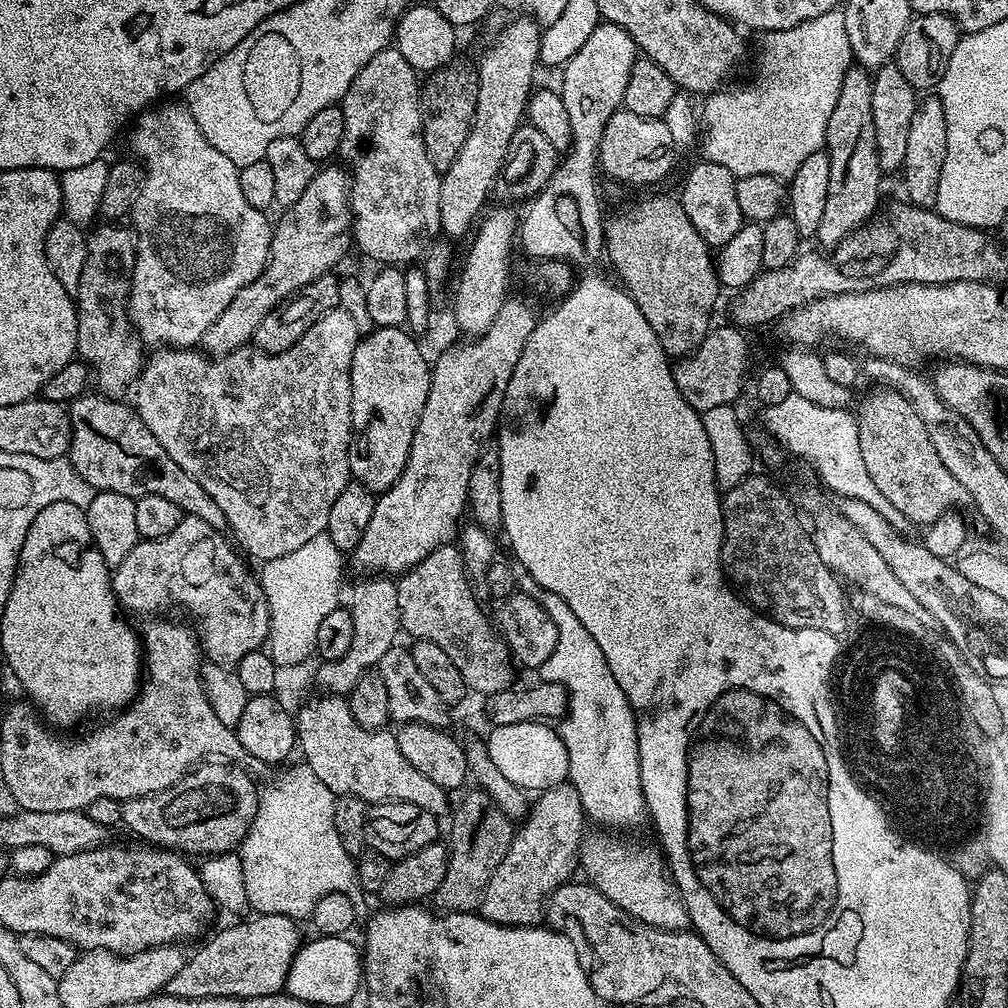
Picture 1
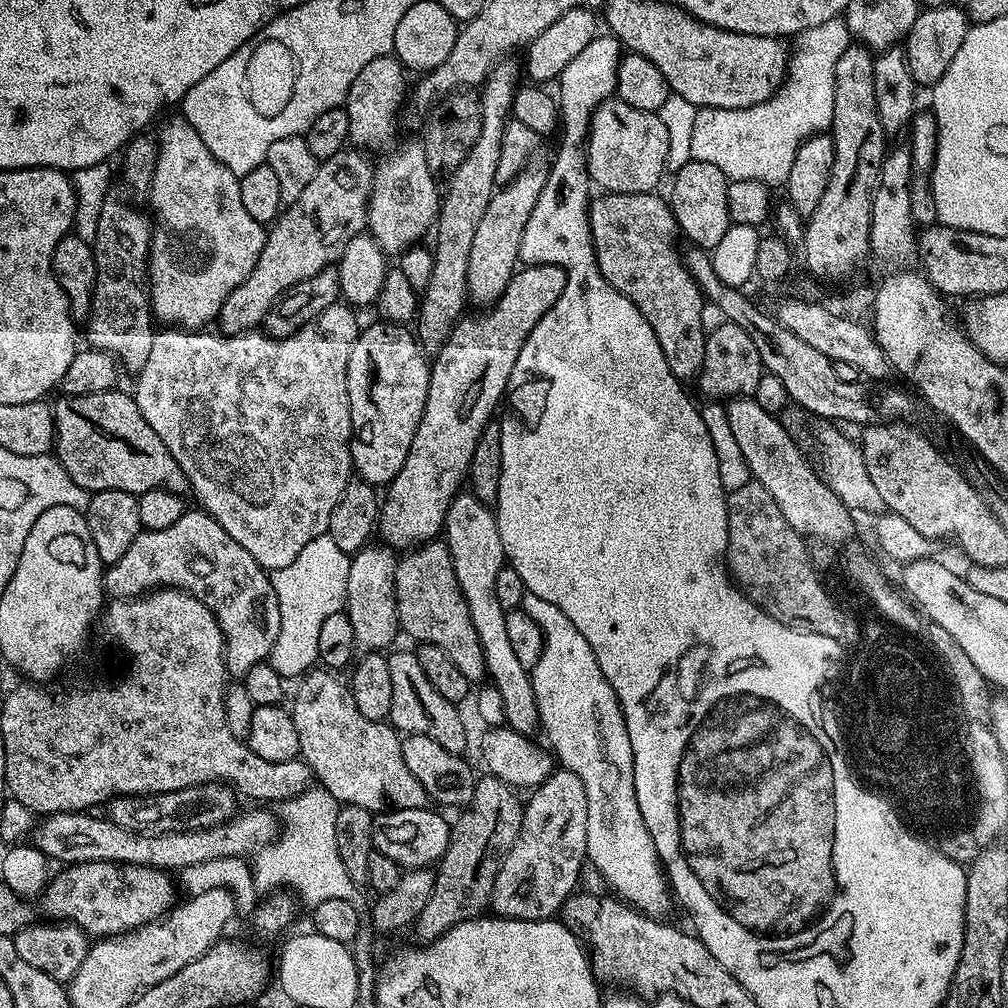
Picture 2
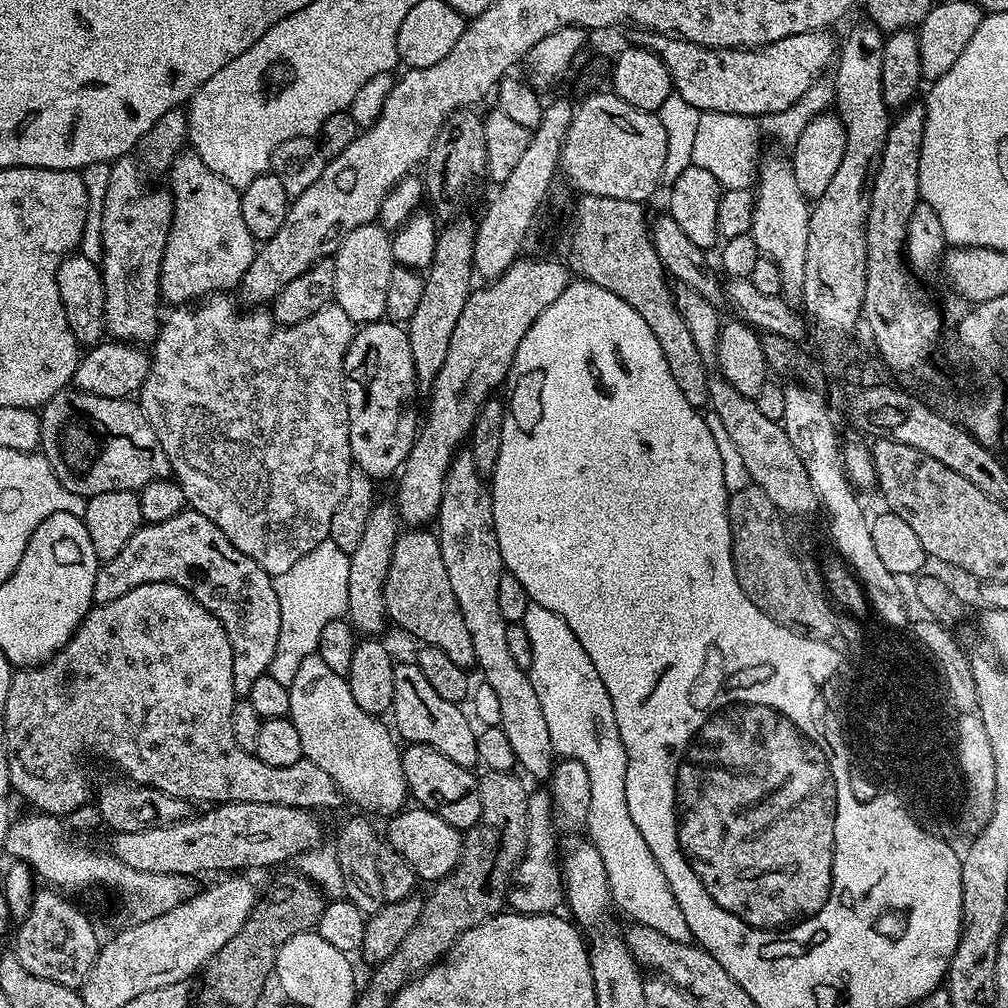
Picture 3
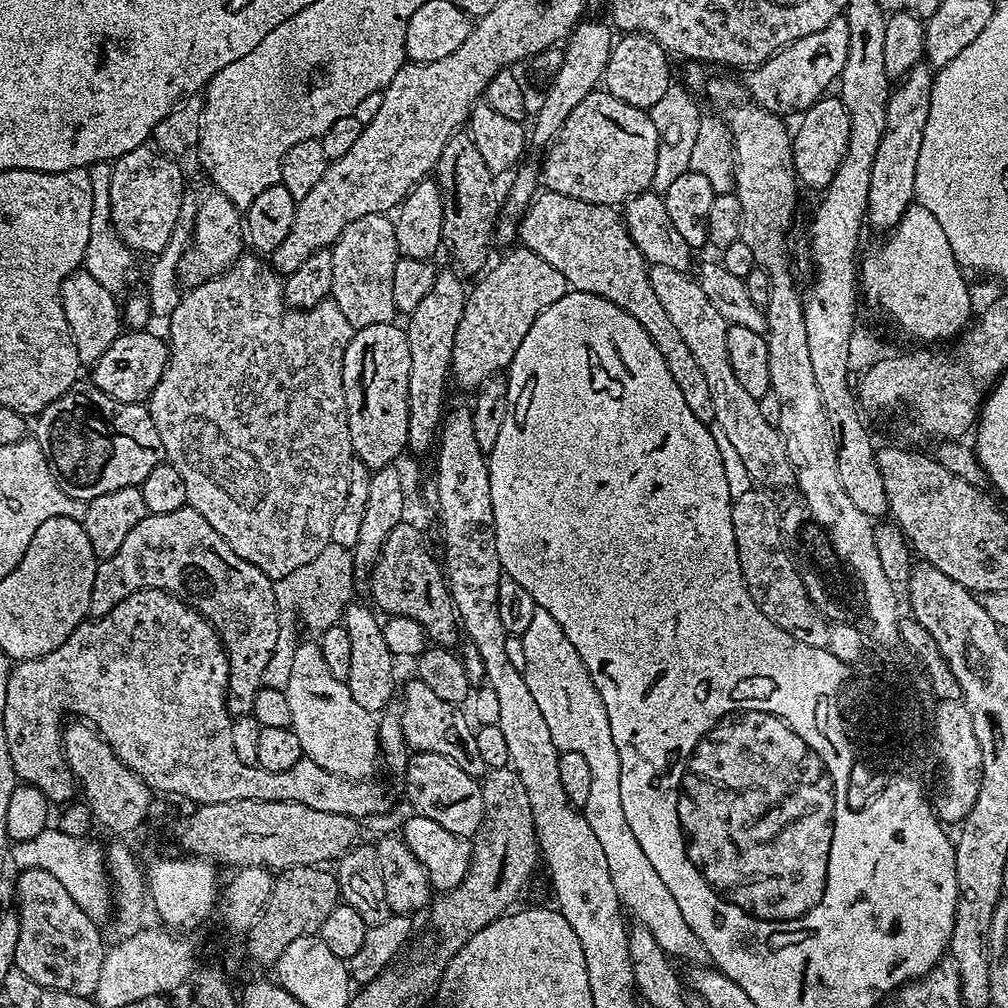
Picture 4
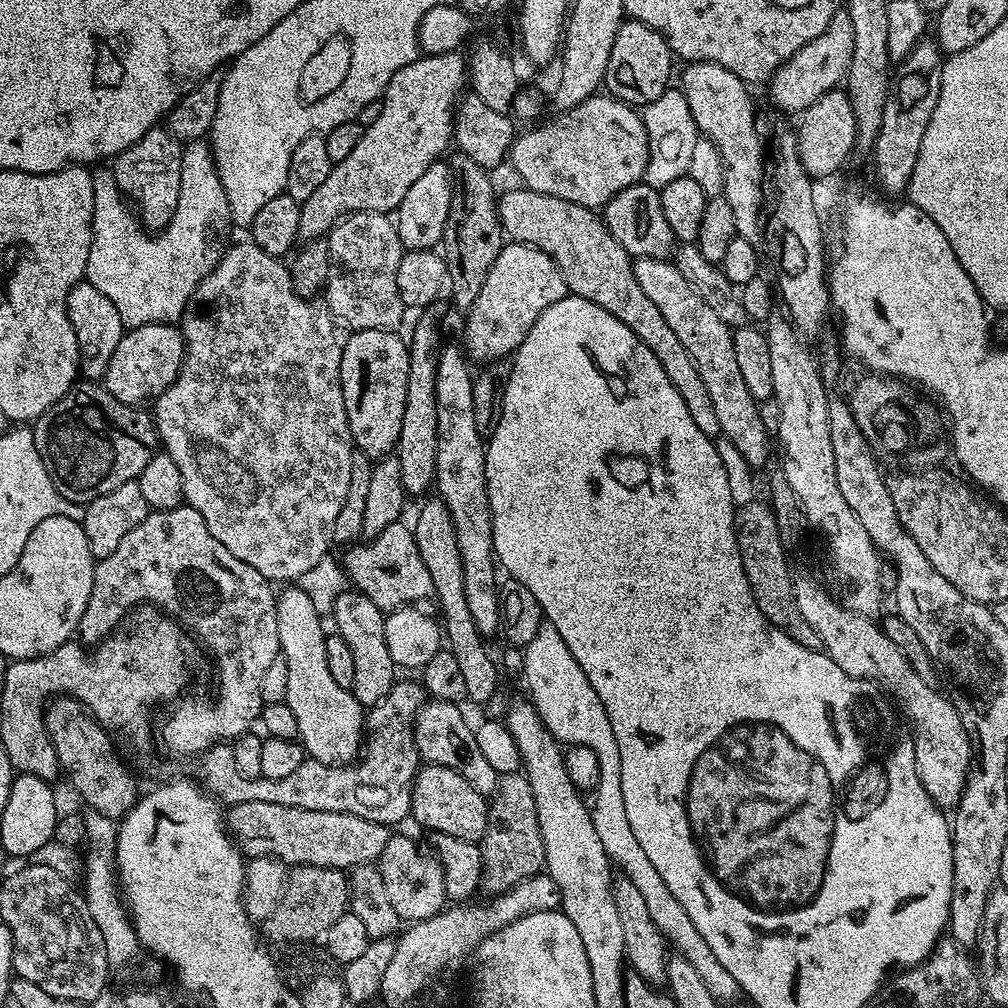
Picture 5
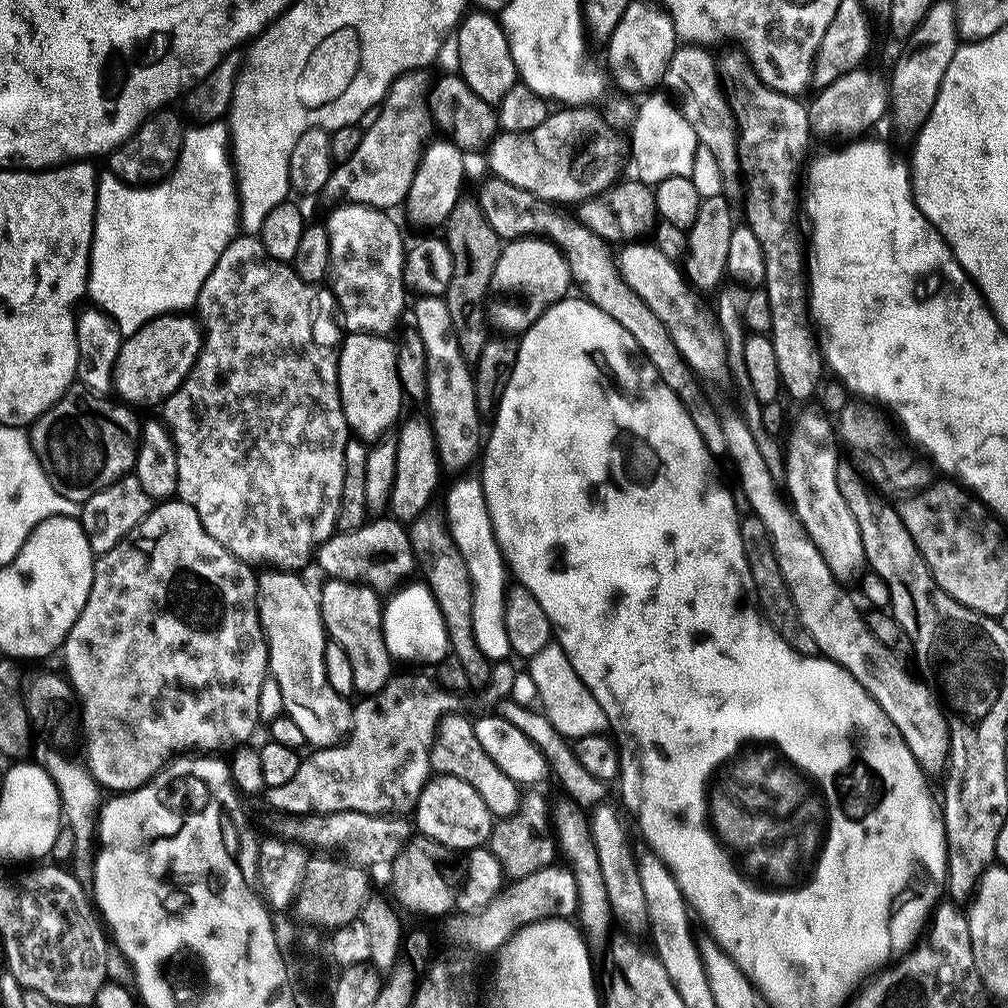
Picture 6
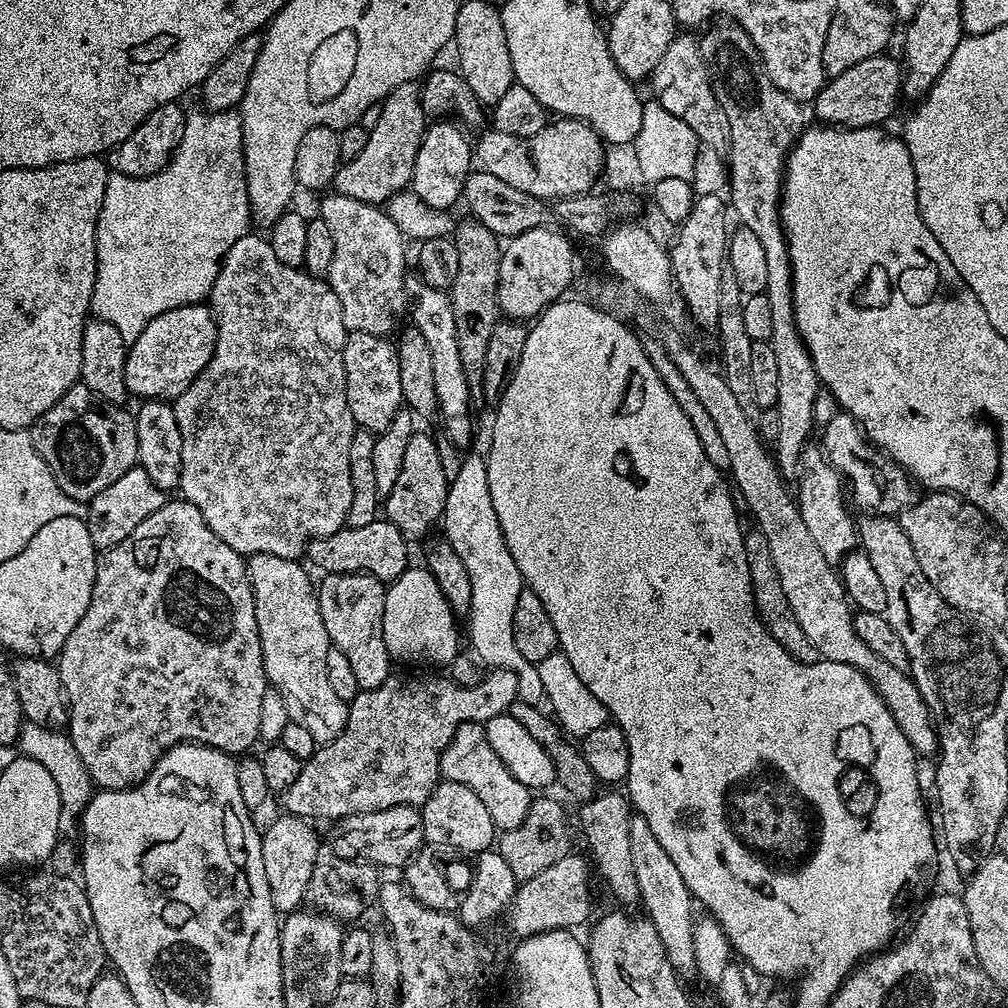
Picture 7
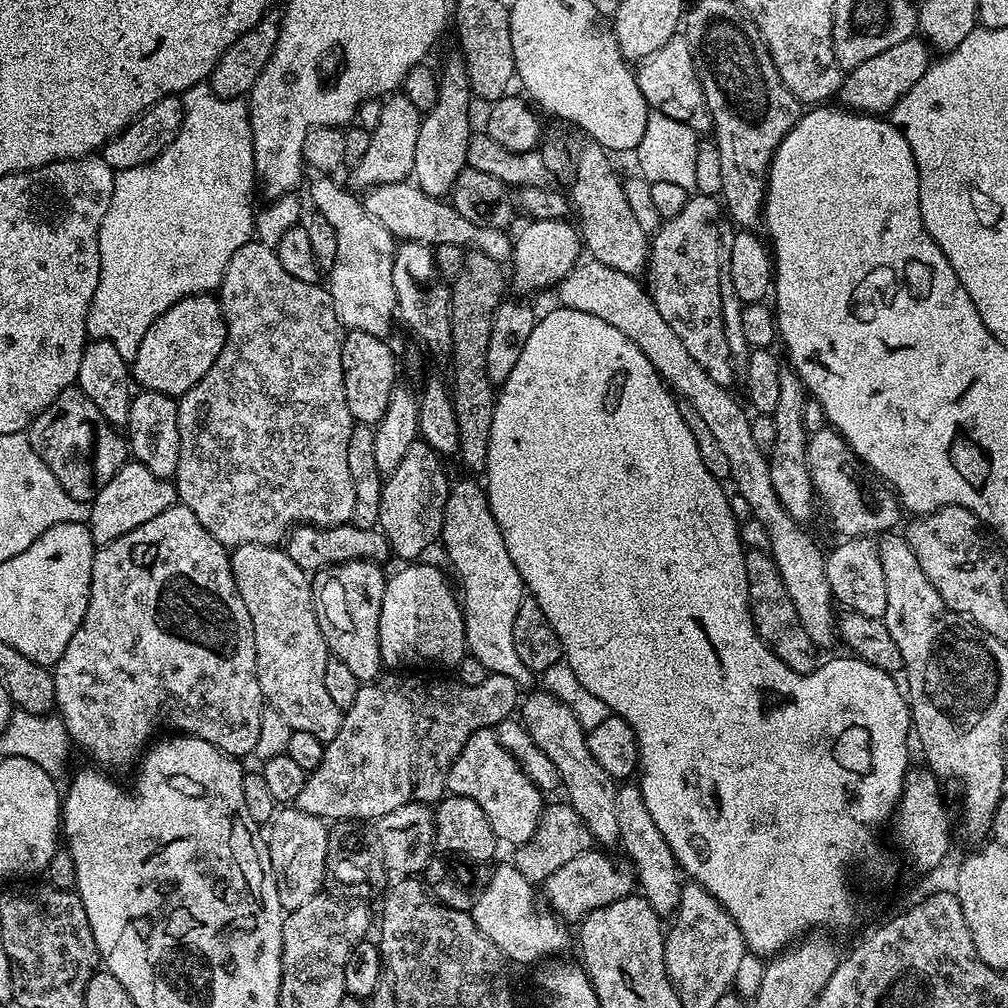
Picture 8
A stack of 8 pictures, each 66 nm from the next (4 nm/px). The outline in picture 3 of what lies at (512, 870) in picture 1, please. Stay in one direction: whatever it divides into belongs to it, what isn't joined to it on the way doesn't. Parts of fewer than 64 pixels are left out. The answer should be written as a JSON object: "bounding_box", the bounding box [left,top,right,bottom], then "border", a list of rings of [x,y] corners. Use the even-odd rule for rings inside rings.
{"bounding_box":[507,759,590,916],"border":[[[557,759],[552,765],[552,775],[547,781],[546,787],[552,795],[552,812],[548,812],[548,800],[540,792],[533,791],[528,798],[528,841],[524,847],[524,856],[520,860],[512,874],[512,882],[508,886],[507,903],[510,905],[511,911],[523,912],[526,916],[543,916],[552,914],[557,911],[556,908],[565,903],[566,893],[564,891],[564,874],[562,871],[562,856],[558,851],[558,840],[556,844],[556,820],[564,828],[572,828],[568,830],[576,830],[576,828],[585,823],[588,819],[588,811],[590,810],[590,774],[586,774],[586,766],[582,766],[582,762],[577,760]]]}

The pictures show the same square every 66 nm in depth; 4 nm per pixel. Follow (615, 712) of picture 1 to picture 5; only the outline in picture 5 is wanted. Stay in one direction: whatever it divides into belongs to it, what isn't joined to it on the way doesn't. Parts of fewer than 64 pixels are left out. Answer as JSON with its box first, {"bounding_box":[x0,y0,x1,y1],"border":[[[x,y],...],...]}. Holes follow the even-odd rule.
{"bounding_box":[522,622,741,1002],"border":[[[547,622],[541,623],[534,638],[530,638],[530,642],[523,645],[522,651],[522,677],[524,676],[525,682],[528,683],[527,695],[542,718],[544,728],[550,730],[552,737],[560,741],[561,745],[590,746],[590,750],[598,754],[600,773],[591,793],[592,800],[590,796],[590,807],[594,830],[598,830],[602,850],[606,850],[609,860],[619,871],[620,868],[624,871],[621,872],[623,879],[634,882],[638,894],[642,894],[642,902],[646,902],[646,910],[650,910],[654,926],[658,926],[665,941],[673,949],[676,947],[675,951],[688,960],[694,970],[698,970],[702,982],[706,982],[706,990],[710,990],[710,994],[714,994],[714,998],[721,1002],[739,997],[741,991],[738,982],[734,982],[734,977],[723,968],[722,962],[714,958],[710,945],[702,939],[702,934],[694,930],[690,914],[686,914],[686,910],[682,910],[682,902],[678,902],[678,898],[670,894],[658,870],[650,866],[650,858],[646,858],[638,838],[634,838],[634,830],[630,830],[630,822],[626,818],[626,804],[622,802],[622,762],[618,754],[618,742],[614,742],[610,718],[606,718],[606,710],[598,694],[594,694],[590,678],[586,678],[586,674],[582,674],[582,666],[574,662],[574,654],[570,654],[566,642],[562,642],[562,634],[558,634],[558,630],[554,630],[554,626]]]}

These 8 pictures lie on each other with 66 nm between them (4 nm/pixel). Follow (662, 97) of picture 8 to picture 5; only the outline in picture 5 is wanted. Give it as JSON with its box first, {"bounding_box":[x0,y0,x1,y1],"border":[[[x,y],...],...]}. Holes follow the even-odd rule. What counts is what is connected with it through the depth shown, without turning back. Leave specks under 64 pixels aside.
{"bounding_box":[678,60,766,245],"border":[[[698,60],[687,65],[688,68],[680,76],[678,81],[679,87],[682,89],[686,102],[690,106],[690,114],[694,114],[694,122],[696,123],[697,129],[707,139],[711,140],[712,145],[718,150],[720,155],[720,161],[723,162],[722,166],[722,182],[724,183],[724,191],[722,195],[726,198],[726,202],[730,202],[730,211],[734,214],[734,226],[736,227],[737,236],[746,238],[750,243],[759,245],[762,240],[762,217],[766,212],[766,200],[764,204],[764,184],[766,188],[766,148],[764,152],[764,136],[760,133],[760,124],[756,121],[756,108],[752,105],[752,96],[748,93],[749,85],[745,81],[740,79],[738,74],[734,74],[729,68],[723,68],[721,64],[711,64],[709,60]]]}

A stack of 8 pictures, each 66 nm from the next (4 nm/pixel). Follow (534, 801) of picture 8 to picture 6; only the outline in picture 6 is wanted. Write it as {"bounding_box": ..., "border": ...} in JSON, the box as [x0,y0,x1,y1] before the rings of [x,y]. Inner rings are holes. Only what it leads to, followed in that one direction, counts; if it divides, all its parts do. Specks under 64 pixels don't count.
{"bounding_box":[428,714,522,817],"border":[[[445,714],[440,717],[434,743],[428,753],[432,763],[432,772],[442,776],[462,778],[462,782],[470,782],[474,790],[486,802],[493,817],[509,816],[516,809],[522,795],[521,787],[494,764],[493,759],[486,754],[478,744],[473,728],[473,721],[457,714]]]}

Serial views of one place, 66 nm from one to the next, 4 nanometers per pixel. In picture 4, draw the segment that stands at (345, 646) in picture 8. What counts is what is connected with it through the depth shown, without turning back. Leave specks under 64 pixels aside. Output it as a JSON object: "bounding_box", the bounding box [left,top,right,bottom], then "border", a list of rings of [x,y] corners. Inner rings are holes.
{"bounding_box":[342,603,396,714],"border":[[[356,603],[347,604],[342,615],[342,623],[350,636],[350,678],[346,683],[354,702],[358,702],[362,710],[380,714],[387,709],[384,707],[391,700],[392,691],[396,688],[396,668],[392,665],[394,657],[390,646],[386,646],[381,621],[376,621],[377,613],[367,603]]]}

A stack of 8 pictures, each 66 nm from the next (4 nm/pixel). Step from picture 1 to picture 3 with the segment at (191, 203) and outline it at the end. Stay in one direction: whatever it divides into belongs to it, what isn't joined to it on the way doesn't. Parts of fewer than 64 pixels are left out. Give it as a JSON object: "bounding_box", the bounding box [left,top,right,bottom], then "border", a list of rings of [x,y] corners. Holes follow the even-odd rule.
{"bounding_box":[160,150,258,306],"border":[[[188,150],[177,156],[166,173],[167,187],[172,194],[172,225],[166,238],[166,250],[160,267],[160,295],[172,306],[188,306],[213,294],[224,294],[235,289],[240,279],[254,262],[258,241],[252,236],[242,218],[240,192],[226,182],[214,170],[202,162],[196,153]]]}

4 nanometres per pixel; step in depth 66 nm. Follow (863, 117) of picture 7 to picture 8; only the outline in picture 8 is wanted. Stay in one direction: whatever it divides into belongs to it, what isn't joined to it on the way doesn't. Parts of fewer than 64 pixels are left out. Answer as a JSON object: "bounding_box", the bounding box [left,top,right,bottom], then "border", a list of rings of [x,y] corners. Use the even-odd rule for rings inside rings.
{"bounding_box":[838,35,930,114],"border":[[[915,35],[890,50],[882,50],[882,54],[874,54],[874,58],[866,58],[862,66],[851,69],[845,75],[838,93],[839,103],[845,109],[861,114],[891,113],[899,100],[920,81],[922,74],[926,74],[930,63],[928,55],[930,49],[927,43]]]}

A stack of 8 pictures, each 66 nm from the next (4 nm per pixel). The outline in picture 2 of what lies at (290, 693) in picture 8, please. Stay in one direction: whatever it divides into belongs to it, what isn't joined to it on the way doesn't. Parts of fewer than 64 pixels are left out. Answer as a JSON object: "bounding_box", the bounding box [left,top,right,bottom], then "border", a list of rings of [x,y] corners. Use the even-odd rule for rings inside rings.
{"bounding_box":[290,670,426,814],"border":[[[312,670],[299,681],[296,697],[290,703],[294,718],[294,730],[298,730],[300,756],[307,762],[319,787],[328,791],[341,805],[357,804],[373,814],[389,811],[391,808],[423,808],[426,797],[422,782],[410,774],[402,758],[401,737],[391,723],[362,718],[358,706],[354,706],[351,687],[339,680],[339,675],[328,670]]]}

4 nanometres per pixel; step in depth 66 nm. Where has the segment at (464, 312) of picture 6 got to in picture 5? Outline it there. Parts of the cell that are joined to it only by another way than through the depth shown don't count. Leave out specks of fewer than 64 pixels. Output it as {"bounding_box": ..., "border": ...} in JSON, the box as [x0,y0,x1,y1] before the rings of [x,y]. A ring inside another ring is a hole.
{"bounding_box":[442,151,506,310],"border":[[[462,151],[455,153],[456,157],[450,160],[450,171],[454,177],[452,182],[452,201],[444,227],[442,241],[442,255],[448,261],[448,279],[450,292],[452,288],[452,300],[460,307],[460,310],[468,309],[474,302],[478,290],[482,288],[482,282],[486,282],[486,274],[490,274],[490,266],[494,266],[494,258],[504,249],[506,237],[503,228],[500,227],[500,210],[498,207],[498,192],[492,189],[492,180],[489,173],[478,162],[474,162]]]}

